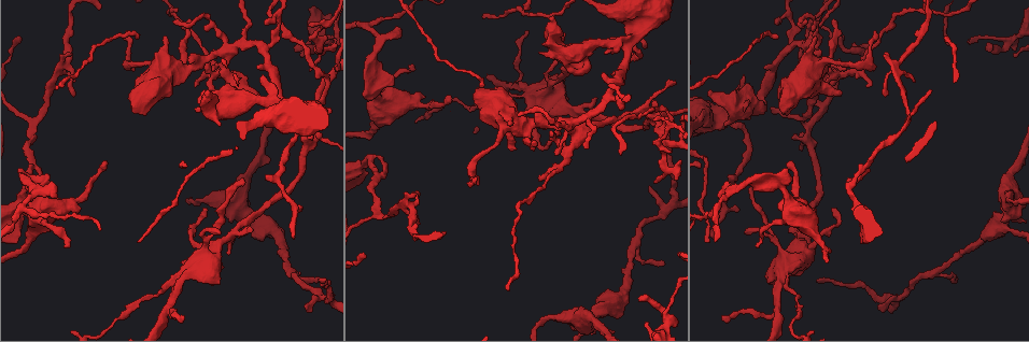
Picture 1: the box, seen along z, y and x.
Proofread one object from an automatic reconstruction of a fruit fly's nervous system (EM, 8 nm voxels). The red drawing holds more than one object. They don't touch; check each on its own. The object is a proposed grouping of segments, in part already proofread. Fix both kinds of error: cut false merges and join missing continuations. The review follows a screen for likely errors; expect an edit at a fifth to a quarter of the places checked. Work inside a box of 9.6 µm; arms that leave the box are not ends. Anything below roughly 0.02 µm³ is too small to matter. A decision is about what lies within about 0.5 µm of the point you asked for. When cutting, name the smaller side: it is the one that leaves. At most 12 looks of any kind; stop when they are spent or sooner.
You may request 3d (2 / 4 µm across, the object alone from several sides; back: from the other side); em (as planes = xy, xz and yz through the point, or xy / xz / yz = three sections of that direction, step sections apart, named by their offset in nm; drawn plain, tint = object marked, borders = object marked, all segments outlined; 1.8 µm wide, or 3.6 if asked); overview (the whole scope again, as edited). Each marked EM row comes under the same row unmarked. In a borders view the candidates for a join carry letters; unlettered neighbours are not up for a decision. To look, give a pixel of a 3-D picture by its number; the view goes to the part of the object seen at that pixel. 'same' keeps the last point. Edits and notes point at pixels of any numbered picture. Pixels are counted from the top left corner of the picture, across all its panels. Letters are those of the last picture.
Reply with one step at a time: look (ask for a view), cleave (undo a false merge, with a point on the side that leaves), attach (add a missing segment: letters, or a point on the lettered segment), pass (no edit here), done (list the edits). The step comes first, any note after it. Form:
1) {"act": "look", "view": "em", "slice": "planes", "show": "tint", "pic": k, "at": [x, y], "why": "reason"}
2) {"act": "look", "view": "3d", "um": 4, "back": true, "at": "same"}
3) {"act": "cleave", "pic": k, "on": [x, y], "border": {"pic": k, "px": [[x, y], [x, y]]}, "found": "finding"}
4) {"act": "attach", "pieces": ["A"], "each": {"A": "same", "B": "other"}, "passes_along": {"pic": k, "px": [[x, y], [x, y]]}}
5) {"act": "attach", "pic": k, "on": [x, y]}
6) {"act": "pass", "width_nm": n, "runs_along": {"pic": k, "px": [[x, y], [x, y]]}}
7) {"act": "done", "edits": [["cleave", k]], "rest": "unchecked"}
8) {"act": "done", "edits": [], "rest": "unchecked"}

{"act": "look", "view": "em", "slice": "xy", "step": 16, "show": "tint", "pic": 1, "at": [525, 88], "why": "three arms meet"}

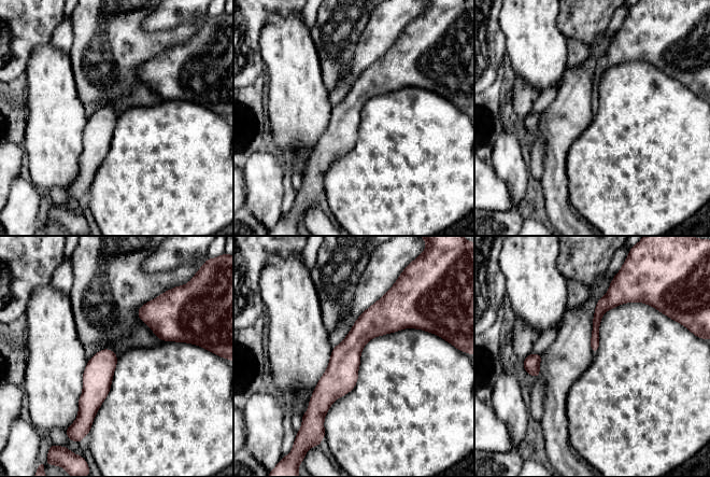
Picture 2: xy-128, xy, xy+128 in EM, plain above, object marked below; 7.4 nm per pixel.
{"act": "look", "view": "em", "slice": "planes", "show": "borders", "at": "same", "why": "another direction"}

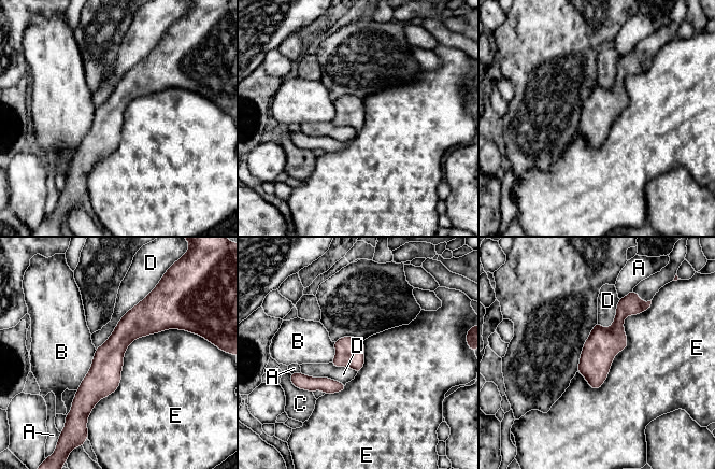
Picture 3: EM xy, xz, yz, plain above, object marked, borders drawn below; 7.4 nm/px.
{"act": "pass", "width_nm": 200, "longest_contact_nm": ["E", 1050], "each": {"A": "other", "B": "other", "C": "other", "D": "other", "E": "other"}, "found": "all the same neuron"}

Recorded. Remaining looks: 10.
{"act": "look", "view": "em", "slice": "planes", "show": "borders", "pic": 1, "at": [757, 246], "why": "thin end"}

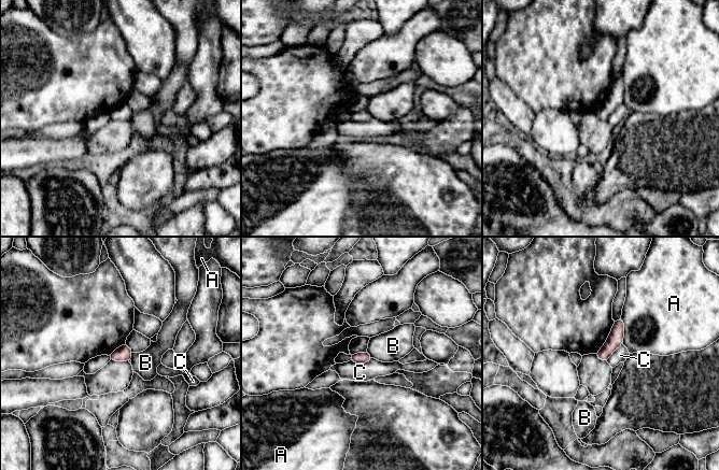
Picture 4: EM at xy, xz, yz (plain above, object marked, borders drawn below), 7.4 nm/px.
{"act": "pass", "each": {"A": "other", "B": "other", "C": "other"}, "runs_along": {"pic": 4, "px": [[619, 322], [616, 339], [604, 358]]}, "found": "no lettered segment goes on from it"}

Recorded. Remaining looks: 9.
{"act": "look", "view": "3d", "um": 4, "pic": 1, "at": [469, 168]}

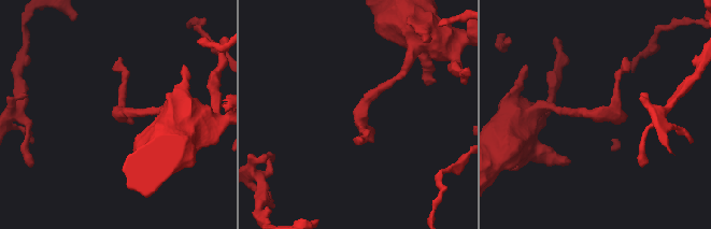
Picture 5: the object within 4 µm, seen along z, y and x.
{"act": "look", "view": "em", "slice": "planes", "show": "tint", "pic": 5, "at": [604, 113]}

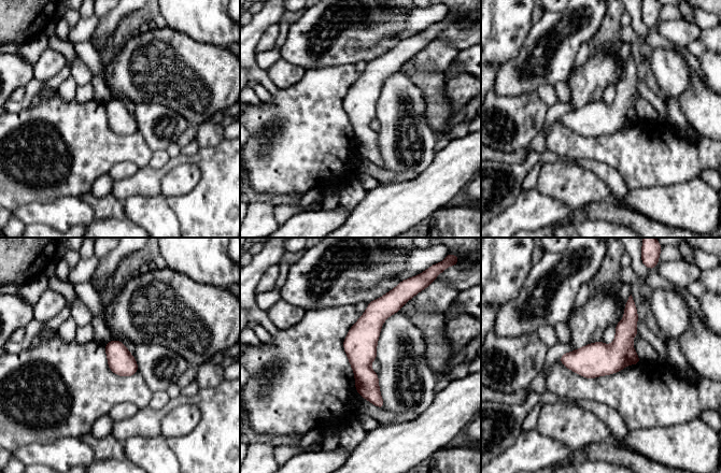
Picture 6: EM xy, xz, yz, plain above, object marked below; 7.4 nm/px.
{"act": "look", "view": "em", "slice": "planes", "show": "borders", "at": "same"}

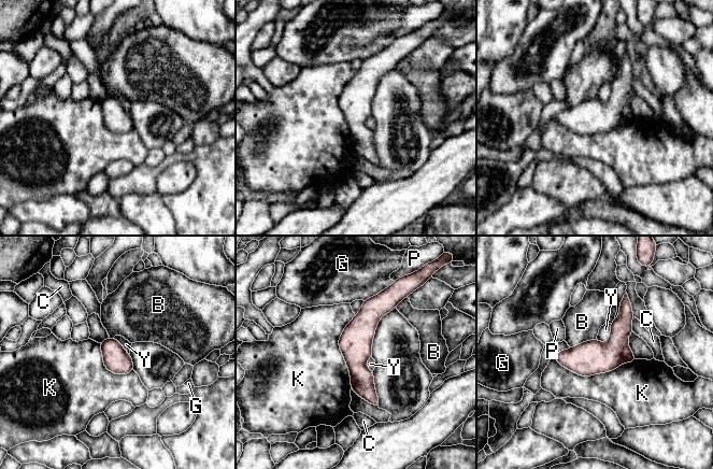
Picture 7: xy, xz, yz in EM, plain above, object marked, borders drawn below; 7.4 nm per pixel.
{"act": "pass", "longest_contact_nm": ["K", 650], "each": {"B": "other", "C": "other", "G": "other", "K": "other", "P": "other", "Y": "other"}, "found": "all the same neuron"}

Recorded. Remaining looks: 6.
{"act": "look", "view": "em", "slice": "xz", "step": 4, "show": "borders", "pic": 1, "at": [241, 178], "why": "free end"}

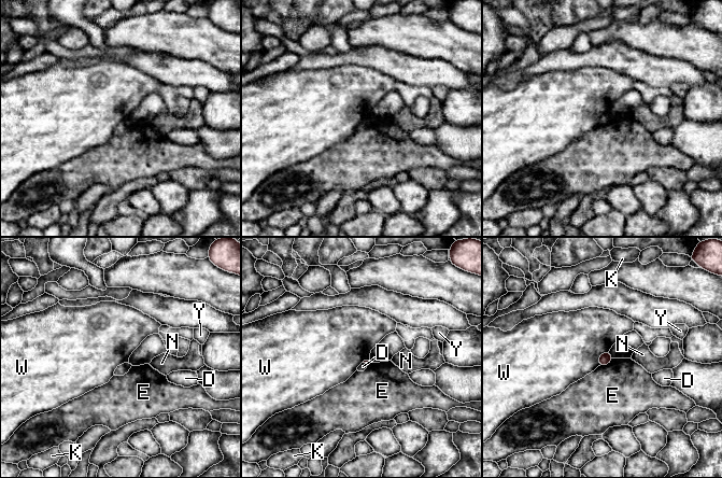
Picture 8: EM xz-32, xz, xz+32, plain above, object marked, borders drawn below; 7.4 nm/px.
{"act": "look", "view": "em", "slice": "planes", "show": "borders", "at": "same"}

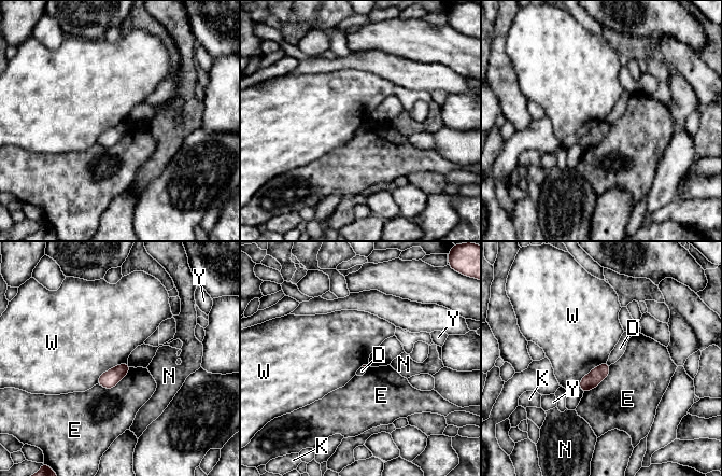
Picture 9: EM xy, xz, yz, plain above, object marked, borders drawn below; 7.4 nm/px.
{"act": "pass", "each": {"D": "other", "E": "other", "K": "other", "N": "other", "W": "other", "Y": "other"}, "border": {"pic": 9, "px": [[127, 363], [105, 370], [96, 383]]}, "found": "no lettered segment goes on from it"}

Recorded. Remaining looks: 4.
{"act": "look", "view": "em", "slice": "xy", "step": 4, "show": "borders", "pic": 1, "at": [669, 318], "why": "calibre changes"}

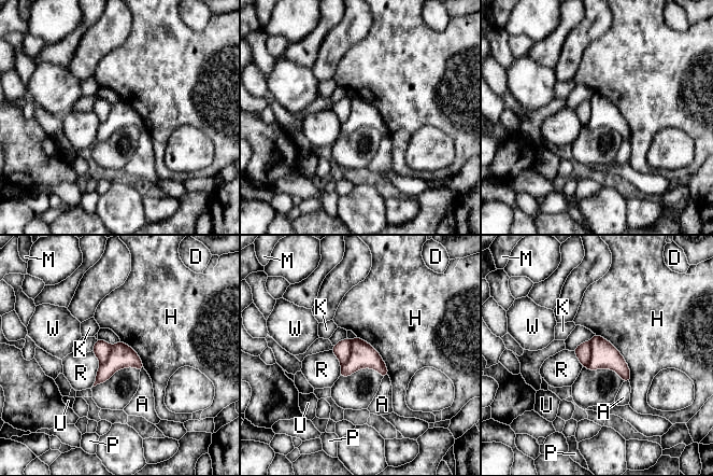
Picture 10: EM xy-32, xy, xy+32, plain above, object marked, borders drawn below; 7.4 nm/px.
{"act": "cleave", "pic": 10, "on": [342, 350], "each": {"A": "other", "D": "other", "H": "other", "K": "other", "M": "other", "P": "other", "R": "other", "U": "other", "W": "other"}, "border": {"pic": 10, "px": [[351, 341], [351, 355], [342, 365]]}, "found": "two neurons meet here"}

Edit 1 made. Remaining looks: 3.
{"act": "done", "edits": [["cleave", 10]], "rest": "unchecked"}

